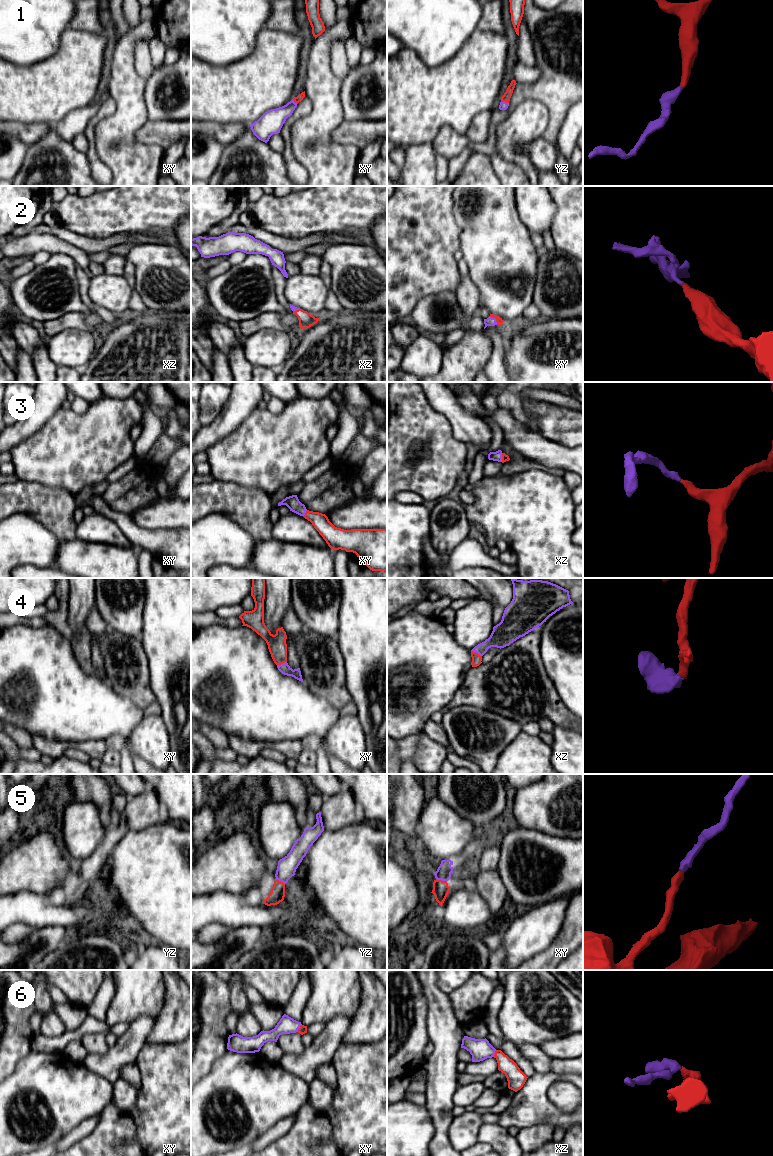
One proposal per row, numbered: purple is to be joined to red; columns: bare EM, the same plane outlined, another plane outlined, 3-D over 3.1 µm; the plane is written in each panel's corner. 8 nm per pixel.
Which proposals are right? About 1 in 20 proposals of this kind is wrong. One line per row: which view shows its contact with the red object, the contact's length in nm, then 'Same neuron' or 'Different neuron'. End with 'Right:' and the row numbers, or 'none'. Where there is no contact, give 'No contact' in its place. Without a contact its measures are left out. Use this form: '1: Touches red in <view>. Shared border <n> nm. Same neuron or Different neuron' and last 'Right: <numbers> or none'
1: Touches red in yz. Shared border 70 nm. Same neuron
2: Touches red in xy. Shared border 100 nm. Same neuron
3: Touches red in xy. Shared border 70 nm. Same neuron
4: Touches red in xz. Shared border 100 nm. Same neuron
5: Touches red in xy. Shared border 90 nm. Same neuron
6: Touches red in xy. Shared border 70 nm. Same neuron
Right: 1, 2, 3, 4, 5, 6

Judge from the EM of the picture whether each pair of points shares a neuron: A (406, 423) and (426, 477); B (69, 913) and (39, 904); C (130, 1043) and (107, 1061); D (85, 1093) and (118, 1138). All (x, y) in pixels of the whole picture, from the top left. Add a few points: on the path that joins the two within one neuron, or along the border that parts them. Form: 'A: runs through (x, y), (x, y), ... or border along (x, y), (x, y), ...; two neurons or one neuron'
A: runs through (419, 436), (426, 443), (426, 464); one neuron
B: runs through (62, 913), (48, 913), (46, 911); one neuron
C: runs through (124, 1049), (113, 1060); one neuron
D: border along (110, 1102), (99, 1114); two neurons

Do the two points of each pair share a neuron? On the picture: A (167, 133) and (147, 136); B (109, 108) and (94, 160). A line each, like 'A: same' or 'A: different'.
A: same
B: same

